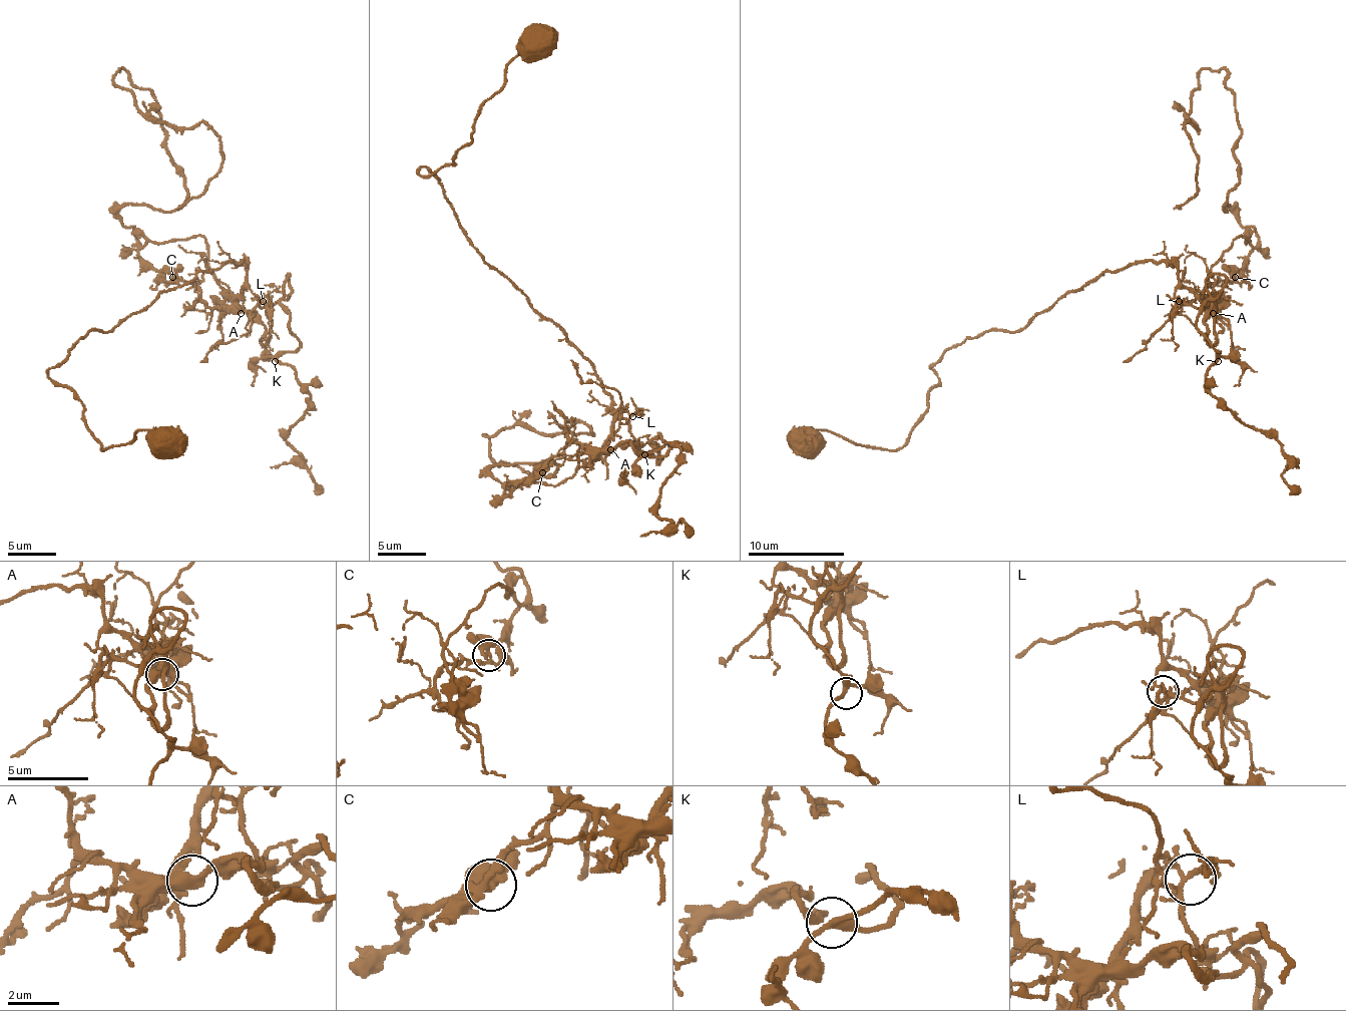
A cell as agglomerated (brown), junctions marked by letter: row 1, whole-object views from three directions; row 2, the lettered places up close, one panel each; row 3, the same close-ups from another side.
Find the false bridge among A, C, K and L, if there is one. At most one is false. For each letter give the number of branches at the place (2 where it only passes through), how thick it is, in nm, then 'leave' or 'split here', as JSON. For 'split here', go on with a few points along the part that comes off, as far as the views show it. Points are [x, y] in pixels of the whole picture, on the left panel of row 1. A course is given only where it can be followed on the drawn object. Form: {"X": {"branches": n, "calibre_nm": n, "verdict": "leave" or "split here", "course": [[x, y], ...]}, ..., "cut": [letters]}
{"A": {"branches": 4, "calibre_nm": 440, "verdict": "leave"}, "C": {"branches": 3, "calibre_nm": 380, "verdict": "split here", "course": [[173, 277], [122, 224], [187, 195], [120, 69], [146, 115], [218, 139], [177, 210]]}, "K": {"branches": 3, "calibre_nm": 260, "verdict": "leave"}, "L": {"branches": 7, "calibre_nm": 200, "verdict": "leave"}, "cut": ["C"]}

